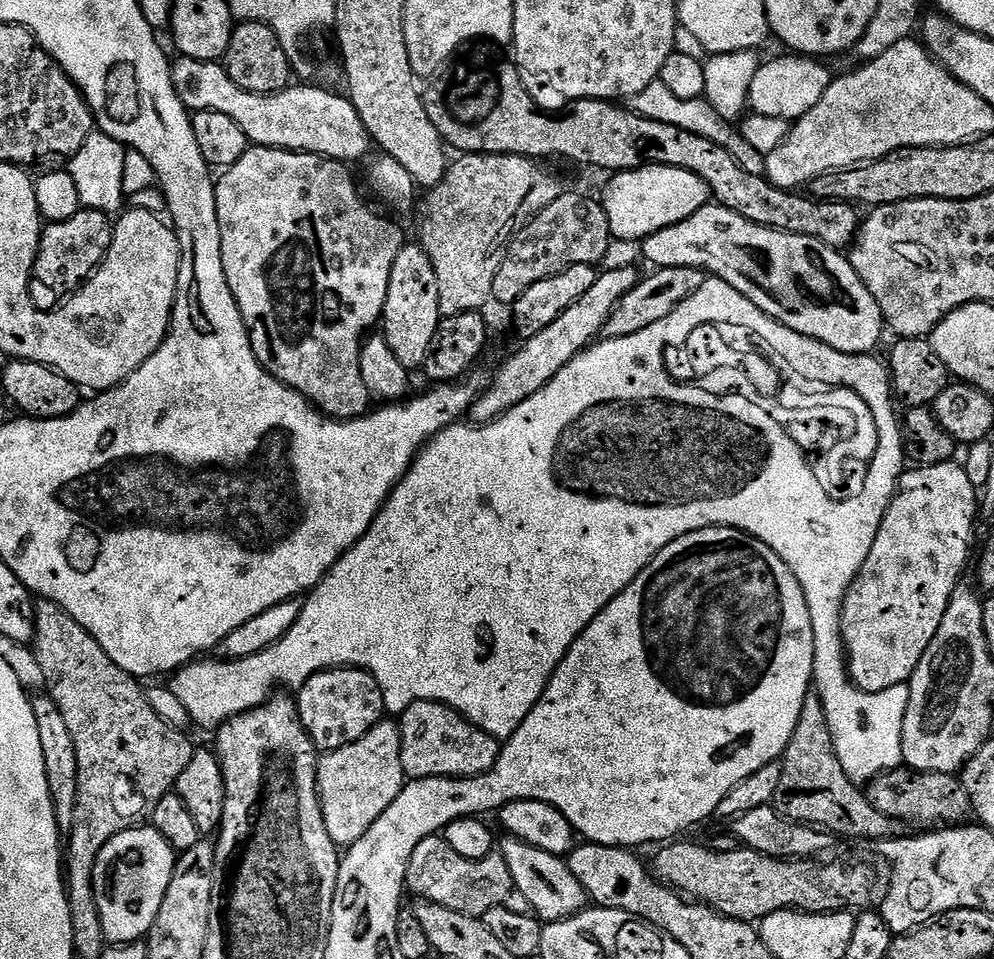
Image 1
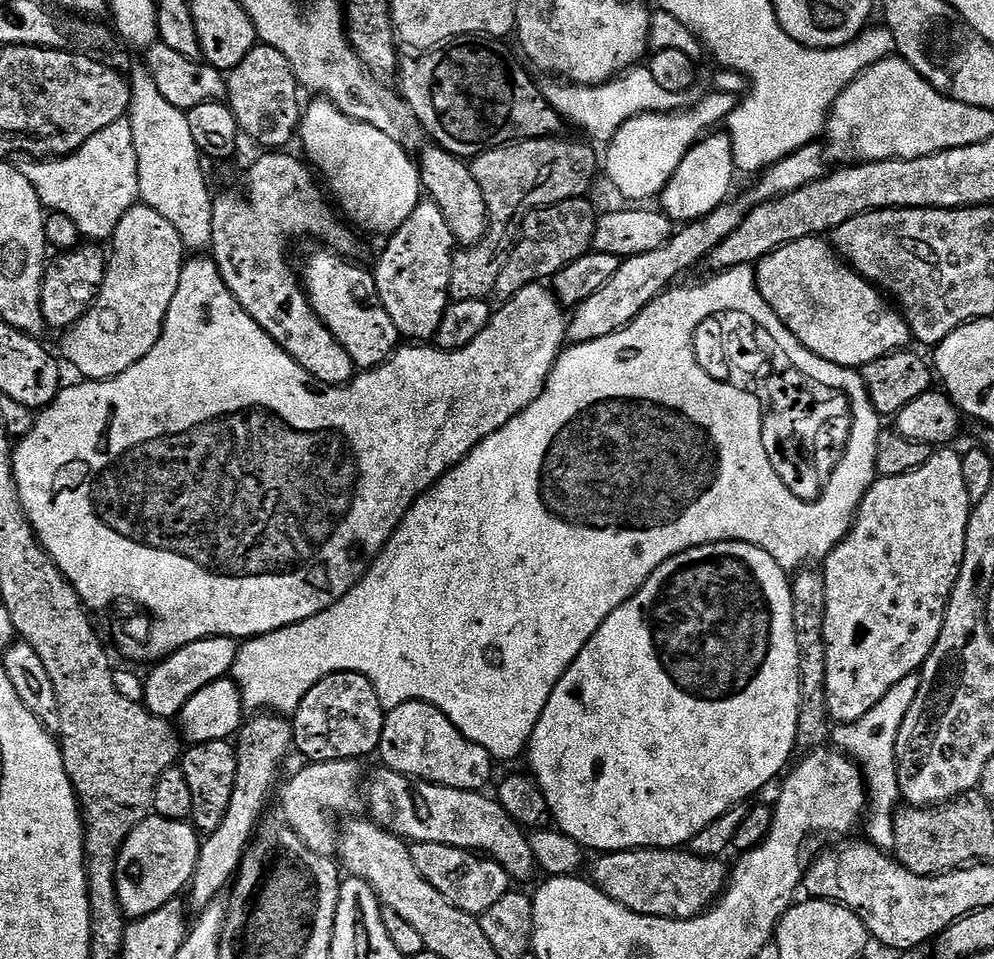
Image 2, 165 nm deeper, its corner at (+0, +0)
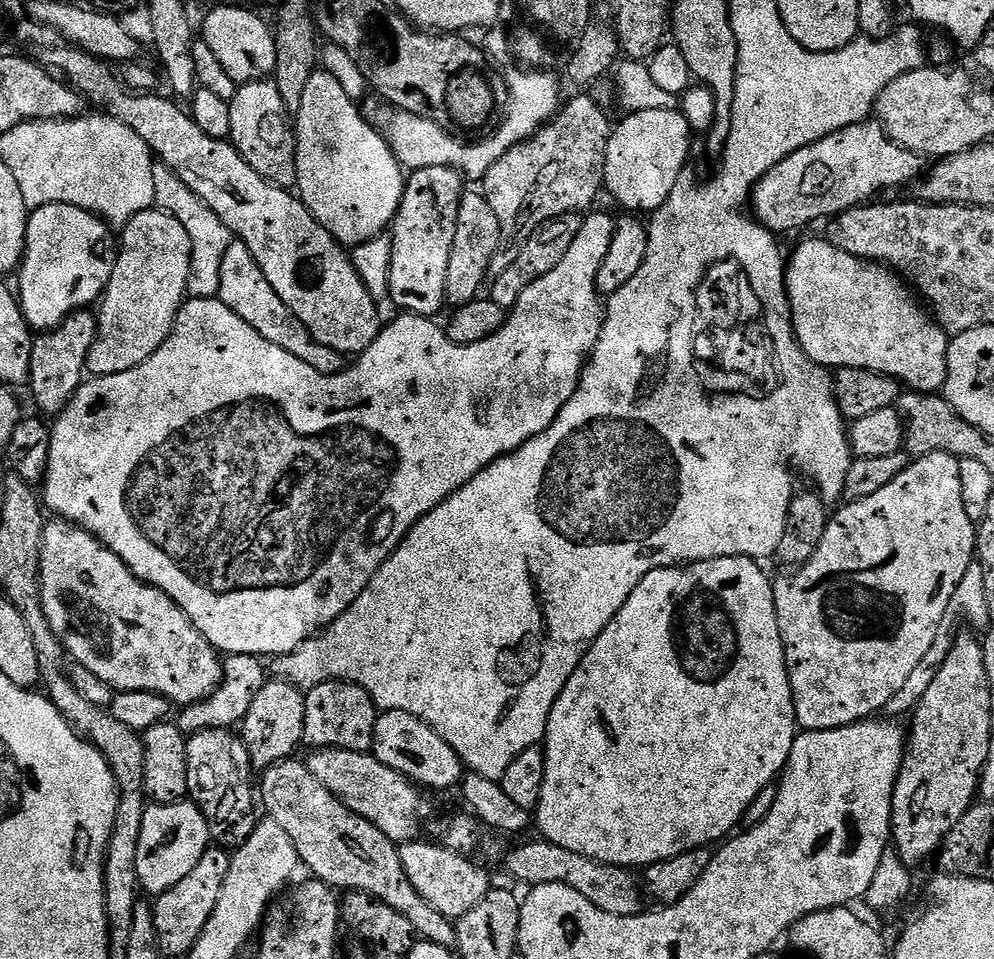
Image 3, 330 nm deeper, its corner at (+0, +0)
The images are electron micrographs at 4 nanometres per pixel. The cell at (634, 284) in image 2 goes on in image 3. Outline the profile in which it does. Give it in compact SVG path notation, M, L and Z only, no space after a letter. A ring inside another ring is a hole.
M869 118L862 120L858 124L851 124L842 130L838 130L834 134L830 134L826 138L822 138L818 142L814 142L810 146L802 146L798 150L794 150L794 154L790 154L786 158L782 158L782 162L778 162L778 166L774 166L770 171L756 183L756 189L752 192L750 197L750 212L754 217L756 223L761 224L764 228L769 228L773 234L781 234L780 232L792 232L795 228L804 228L811 220L820 220L823 216L827 218L839 217L841 212L849 212L852 208L861 207L876 196L879 192L888 192L891 188L900 188L903 184L908 184L912 179L915 181L917 177L925 171L926 160L919 152L912 152L908 148L904 148L901 144L895 144L884 132L884 127L880 125L875 119Z

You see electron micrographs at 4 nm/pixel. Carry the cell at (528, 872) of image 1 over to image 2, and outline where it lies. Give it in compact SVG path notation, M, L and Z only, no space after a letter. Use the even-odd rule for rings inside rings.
M383 766L377 767L377 772L366 780L366 808L367 815L382 828L387 828L393 836L399 836L405 842L438 842L455 848L467 848L469 852L483 854L500 863L506 870L506 874L513 881L528 880L532 872L537 871L536 859L532 857L532 851L528 845L528 836L525 829L513 822L508 817L506 810L491 795L483 791L467 792L466 790L454 790L446 786L428 784L425 780L411 780L409 776L403 776L392 772Z

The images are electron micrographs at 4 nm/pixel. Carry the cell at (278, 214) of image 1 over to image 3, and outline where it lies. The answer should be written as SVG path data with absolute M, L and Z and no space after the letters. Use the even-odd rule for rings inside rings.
M238 238L233 239L230 246L226 246L226 258L222 258L222 282L218 299L230 306L230 310L234 310L250 326L254 326L254 330L258 330L262 338L274 342L274 346L282 346L282 350L294 354L314 370L329 374L344 371L344 353L330 350L330 346L322 346L322 342L318 342L312 337L310 330L306 330L306 326L298 322L298 318L288 309L286 302L278 298L274 286L266 282L266 274L262 274L254 254L250 254L248 247Z

